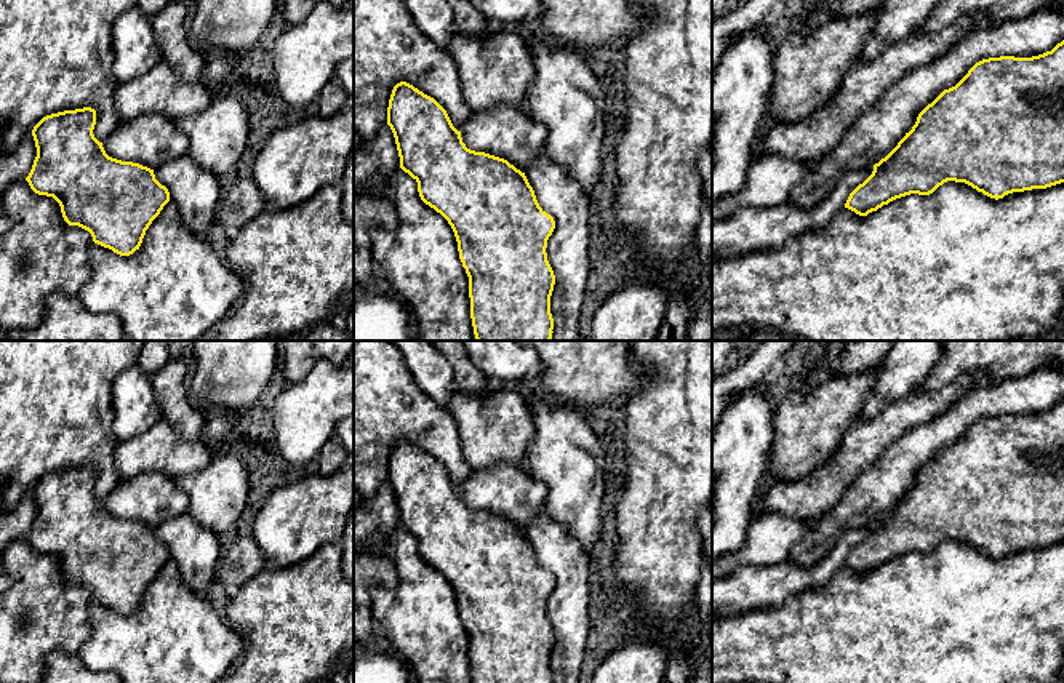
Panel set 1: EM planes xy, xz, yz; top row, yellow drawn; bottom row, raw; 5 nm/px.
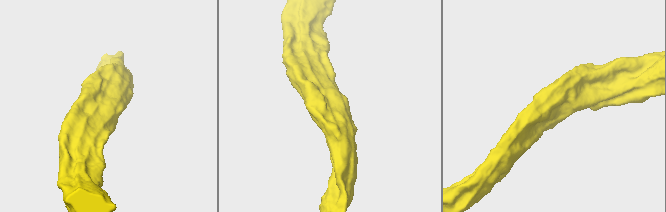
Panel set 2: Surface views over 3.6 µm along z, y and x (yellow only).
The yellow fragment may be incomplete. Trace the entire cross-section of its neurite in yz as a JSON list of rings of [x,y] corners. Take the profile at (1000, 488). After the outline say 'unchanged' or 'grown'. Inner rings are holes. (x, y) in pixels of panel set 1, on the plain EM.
[[[1064,365],[1040,366],[1021,377],[976,385],[944,413],[902,435],[856,478],[837,505],[814,521],[792,547],[787,561],[814,566],[846,531],[866,525],[874,526],[872,533],[845,561],[859,574],[910,552],[930,553],[947,539],[965,541],[995,558],[1064,541]]]; grown

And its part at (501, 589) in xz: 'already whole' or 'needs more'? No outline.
needs more

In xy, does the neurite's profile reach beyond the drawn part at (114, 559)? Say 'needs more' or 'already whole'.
needs more

